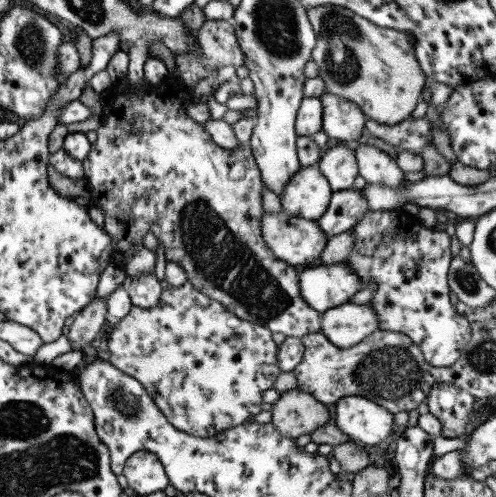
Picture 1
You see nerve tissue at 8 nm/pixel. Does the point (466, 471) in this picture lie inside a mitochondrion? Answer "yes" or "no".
no

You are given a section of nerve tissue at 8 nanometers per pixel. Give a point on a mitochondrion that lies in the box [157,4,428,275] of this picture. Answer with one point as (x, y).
(341, 32)

